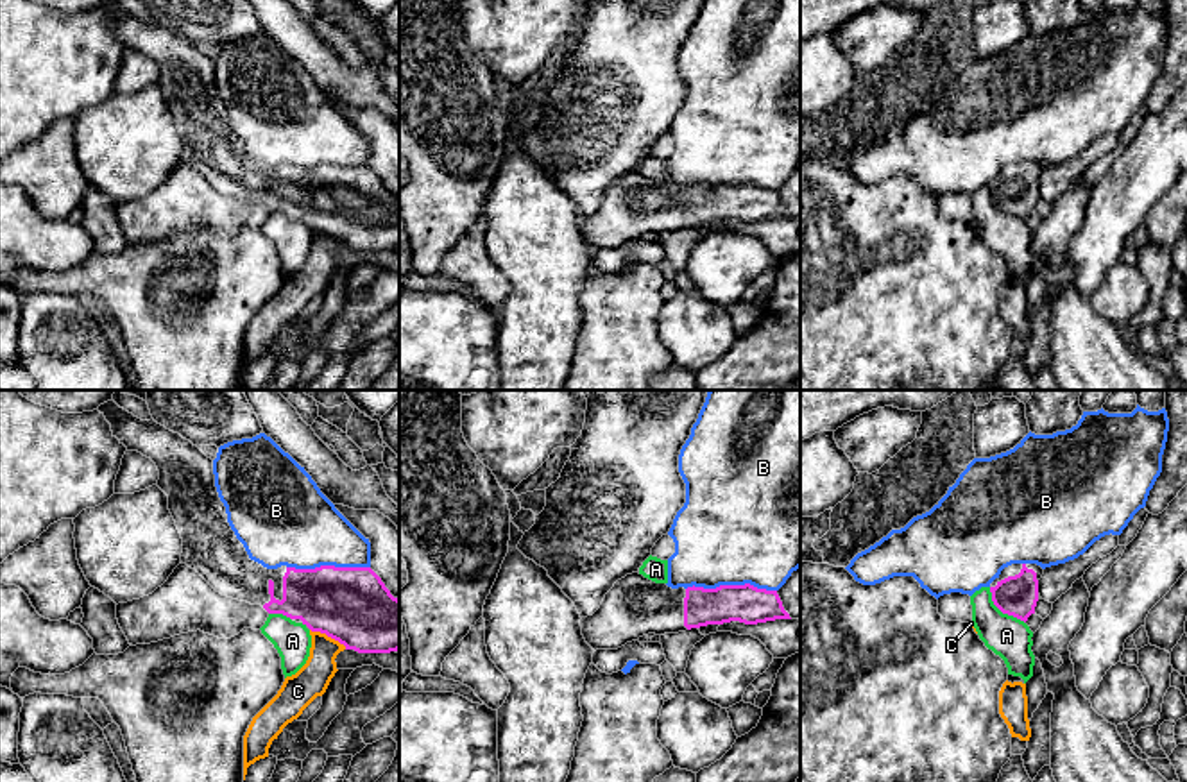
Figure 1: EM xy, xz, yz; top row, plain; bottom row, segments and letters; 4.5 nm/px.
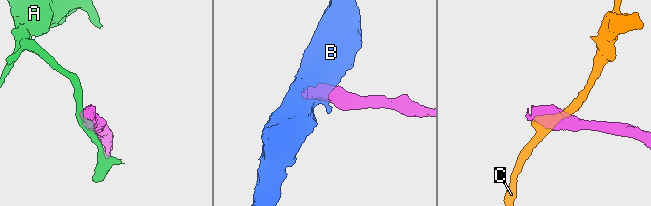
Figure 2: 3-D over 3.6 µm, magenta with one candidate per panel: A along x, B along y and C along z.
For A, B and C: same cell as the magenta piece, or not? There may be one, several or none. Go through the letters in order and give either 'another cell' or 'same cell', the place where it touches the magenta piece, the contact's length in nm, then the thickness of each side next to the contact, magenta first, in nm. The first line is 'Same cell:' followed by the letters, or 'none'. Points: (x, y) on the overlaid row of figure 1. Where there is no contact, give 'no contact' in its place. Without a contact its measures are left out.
Same cell: none
A: another cell; meets magenta in yz at (1001, 611); contact 240 nm long; 180 nm thick on the magenta side, 190 nm on the other
B: another cell; meets magenta in xz at (731, 586); contact 400 nm long; 170 nm thick on the magenta side, 500 nm on the other
C: another cell; meets magenta in xy at (328, 636); contact 190 nm long; 340 nm thick on the magenta side, 150 nm on the other

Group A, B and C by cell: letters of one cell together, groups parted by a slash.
A / B / C

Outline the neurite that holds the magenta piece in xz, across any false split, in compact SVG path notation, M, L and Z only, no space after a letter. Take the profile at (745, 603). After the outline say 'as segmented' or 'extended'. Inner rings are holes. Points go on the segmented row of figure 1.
M632 573L614 583L600 608L580 619L580 626L585 642L596 651L618 650L648 633L664 635L730 621L757 625L775 619L791 619L777 591L750 583L671 589Z; extended

